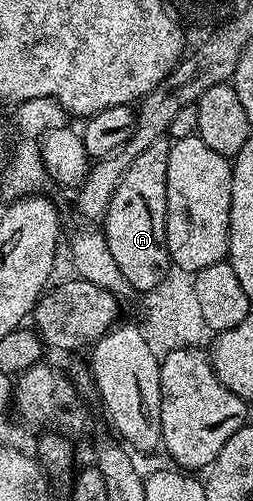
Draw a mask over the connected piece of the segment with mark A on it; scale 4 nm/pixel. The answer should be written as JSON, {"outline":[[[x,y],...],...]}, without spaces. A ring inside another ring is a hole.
{"outline":[[[164,139],[157,143],[149,143],[137,159],[133,159],[133,167],[125,171],[121,183],[117,183],[117,191],[113,191],[113,199],[109,199],[109,207],[101,222],[101,230],[105,242],[109,245],[109,252],[132,287],[140,294],[146,295],[157,287],[167,272],[172,269],[171,256],[167,250],[167,164],[172,142]]]}

